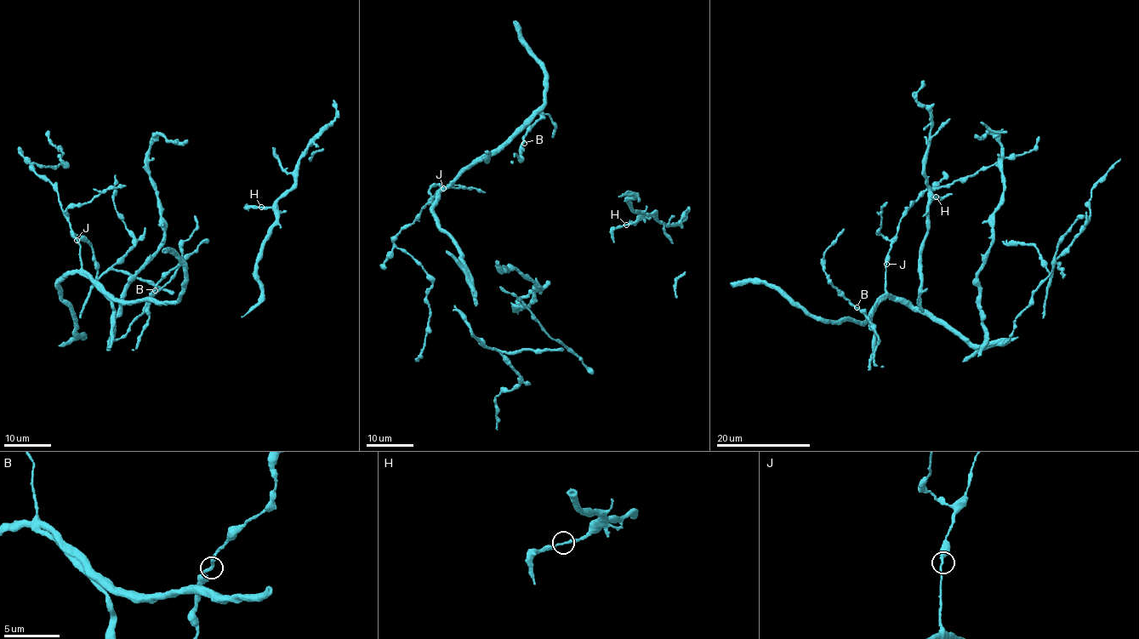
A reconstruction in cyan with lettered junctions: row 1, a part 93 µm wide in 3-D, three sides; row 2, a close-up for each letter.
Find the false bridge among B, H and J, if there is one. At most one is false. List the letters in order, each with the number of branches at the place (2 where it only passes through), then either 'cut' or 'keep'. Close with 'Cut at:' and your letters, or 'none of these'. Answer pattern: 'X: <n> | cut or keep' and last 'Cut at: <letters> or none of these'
B: 2 | keep
H: 2 | keep
J: 2 | keep
Cut at: none of these

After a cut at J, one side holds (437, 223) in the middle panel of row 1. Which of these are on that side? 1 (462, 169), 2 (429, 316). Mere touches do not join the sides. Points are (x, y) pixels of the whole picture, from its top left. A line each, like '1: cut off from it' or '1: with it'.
1: with it
2: cut off from it

